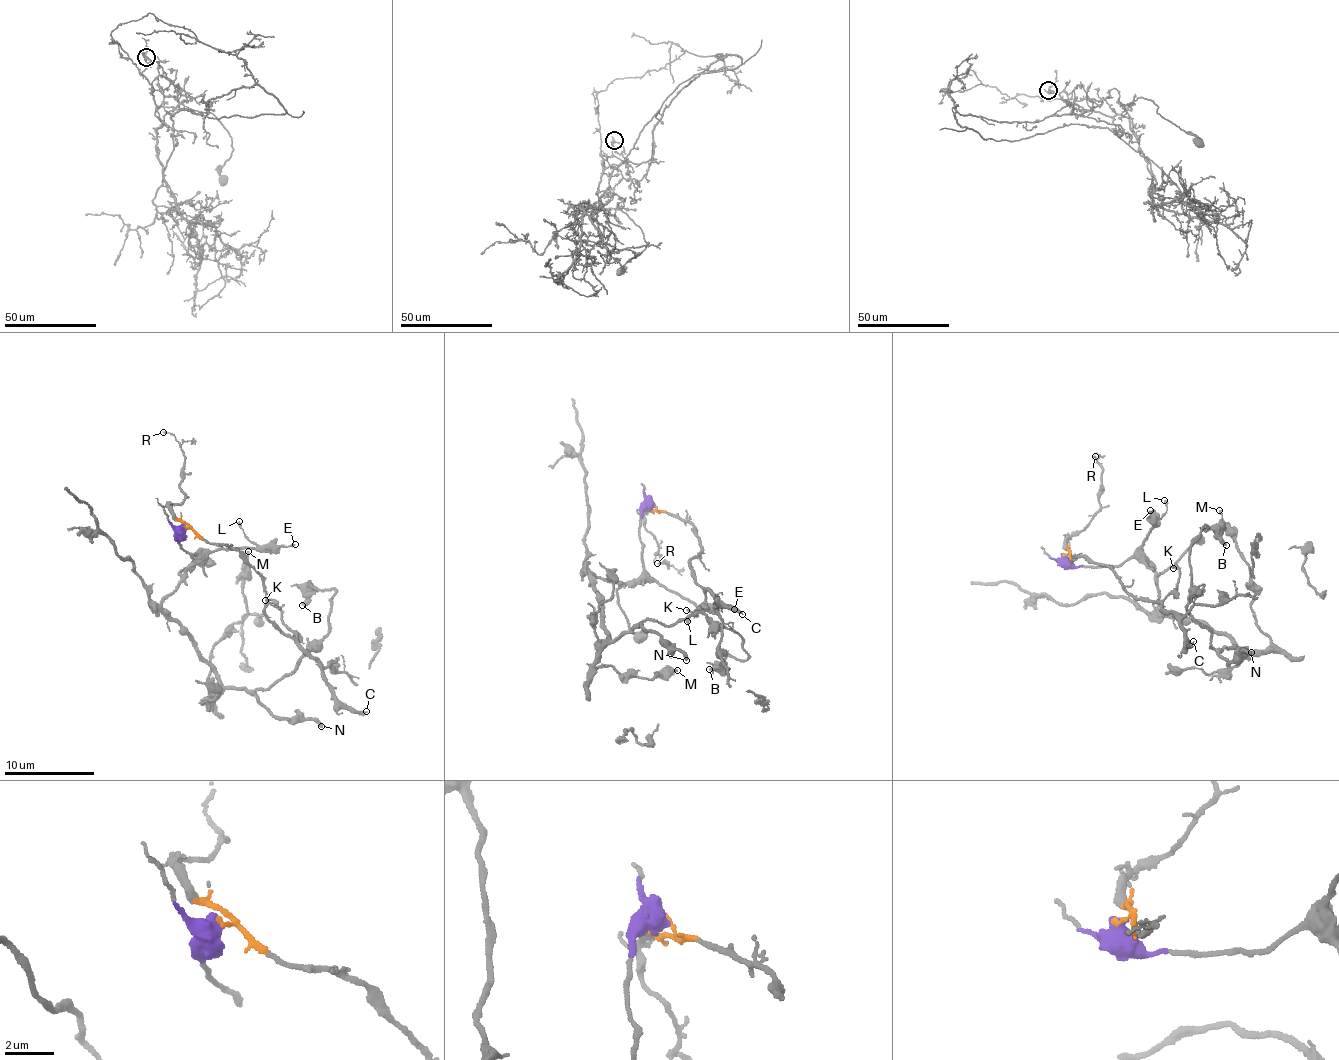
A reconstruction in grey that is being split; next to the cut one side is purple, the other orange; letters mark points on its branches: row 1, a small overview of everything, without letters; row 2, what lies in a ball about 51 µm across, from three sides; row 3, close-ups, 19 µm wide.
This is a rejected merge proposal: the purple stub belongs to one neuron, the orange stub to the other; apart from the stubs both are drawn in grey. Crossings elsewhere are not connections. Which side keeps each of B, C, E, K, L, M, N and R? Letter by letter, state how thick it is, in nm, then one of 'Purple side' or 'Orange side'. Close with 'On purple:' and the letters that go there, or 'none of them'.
B: Thickness 320 nm. Purple side
C: Thickness 240 nm. Orange side
E: Thickness 150 nm. Purple side
K: Thickness 140 nm. Orange side
L: Thickness 150 nm. Purple side
M: Thickness 140 nm. Purple side
N: Thickness 260 nm. Purple side
R: Thickness 80 nm. Orange side
On purple: B, E, L, M, N

